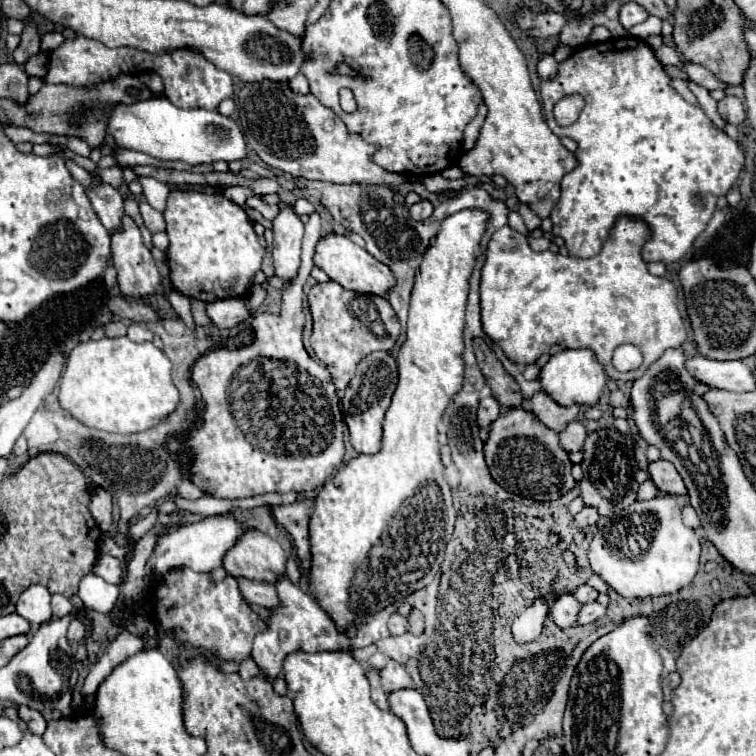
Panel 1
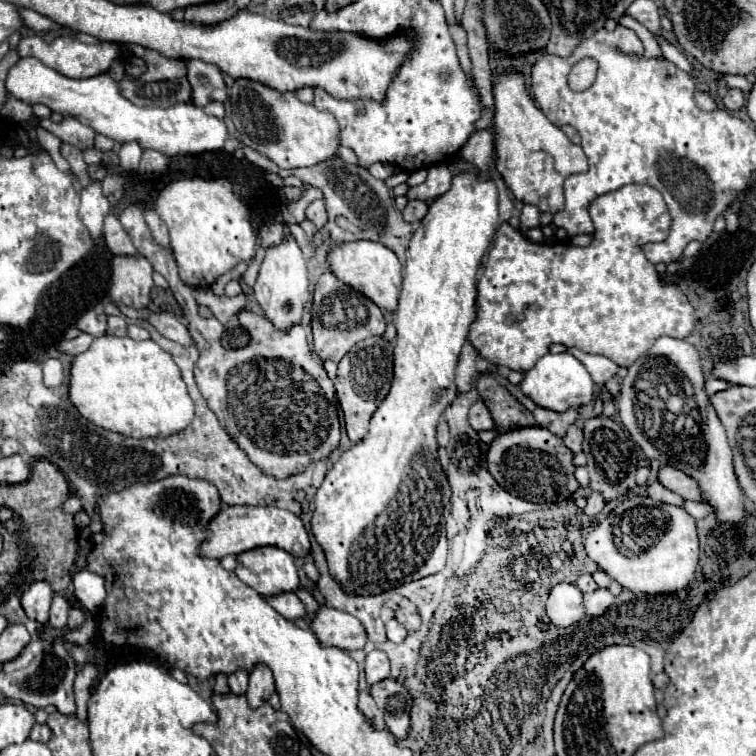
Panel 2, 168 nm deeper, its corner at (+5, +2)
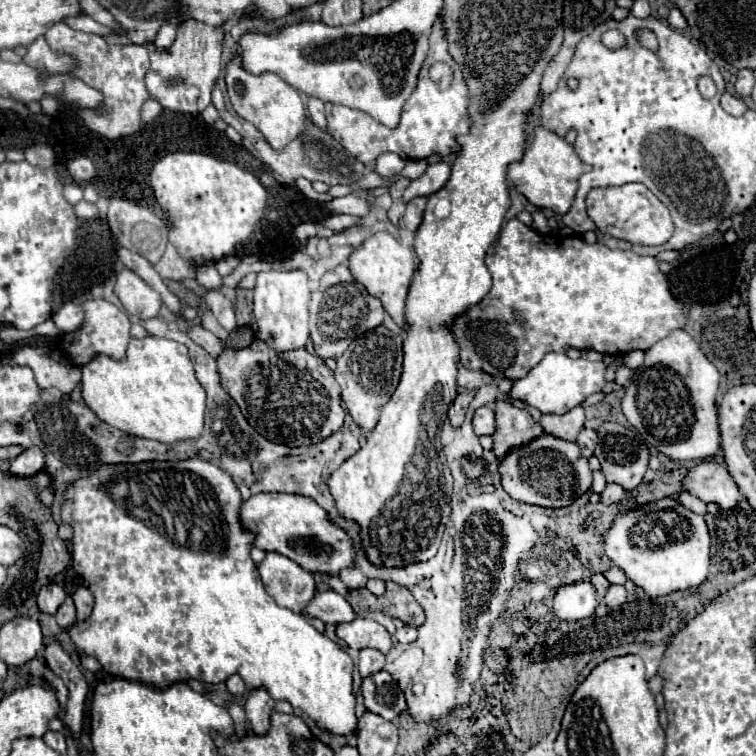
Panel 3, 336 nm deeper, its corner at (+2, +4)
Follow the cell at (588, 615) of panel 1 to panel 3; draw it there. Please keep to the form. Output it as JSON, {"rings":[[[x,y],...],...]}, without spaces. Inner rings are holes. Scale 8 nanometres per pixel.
{"rings":[[[610,585],[610,589],[602,595],[602,597],[598,597],[598,601],[602,603],[602,605],[608,605],[608,607],[620,607],[624,601],[626,601],[626,589],[622,587],[622,585]]]}

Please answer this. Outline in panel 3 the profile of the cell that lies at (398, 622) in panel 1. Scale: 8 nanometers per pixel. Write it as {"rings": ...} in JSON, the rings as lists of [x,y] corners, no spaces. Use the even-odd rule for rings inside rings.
{"rings":[[[400,625],[398,629],[396,629],[396,635],[394,635],[400,643],[412,643],[412,641],[416,641],[416,629],[414,627],[410,627],[410,625]]]}

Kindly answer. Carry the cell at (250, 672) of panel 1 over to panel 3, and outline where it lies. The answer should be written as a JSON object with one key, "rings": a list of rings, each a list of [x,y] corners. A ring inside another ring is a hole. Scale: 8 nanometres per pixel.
{"rings":[[[232,675],[228,681],[226,681],[226,687],[228,691],[234,695],[234,697],[242,697],[246,693],[246,685],[244,681],[238,677],[238,675]]]}

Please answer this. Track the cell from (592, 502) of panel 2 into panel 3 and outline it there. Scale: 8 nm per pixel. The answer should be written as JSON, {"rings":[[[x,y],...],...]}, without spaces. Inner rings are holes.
{"rings":[[[606,485],[606,489],[600,493],[600,501],[604,505],[610,505],[610,503],[618,503],[624,495],[626,491],[620,485]]]}

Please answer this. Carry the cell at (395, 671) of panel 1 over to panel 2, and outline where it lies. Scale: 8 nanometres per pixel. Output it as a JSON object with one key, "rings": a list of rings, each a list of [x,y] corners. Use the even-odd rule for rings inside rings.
{"rings":[[[373,649],[373,651],[367,653],[367,659],[365,659],[365,677],[367,677],[369,685],[389,677],[389,659],[379,649]]]}

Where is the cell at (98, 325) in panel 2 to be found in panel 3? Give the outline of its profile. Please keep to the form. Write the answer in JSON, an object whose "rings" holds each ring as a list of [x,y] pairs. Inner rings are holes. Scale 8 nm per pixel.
{"rings":[[[66,303],[62,305],[62,309],[52,317],[52,321],[56,323],[58,329],[62,329],[64,333],[72,333],[78,331],[84,323],[84,309],[80,305],[74,303]]]}

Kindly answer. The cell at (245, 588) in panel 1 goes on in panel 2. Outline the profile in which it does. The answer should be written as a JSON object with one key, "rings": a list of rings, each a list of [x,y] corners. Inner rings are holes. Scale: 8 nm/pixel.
{"rings":[[[281,593],[275,597],[267,597],[267,603],[273,605],[273,609],[277,609],[287,619],[301,619],[307,613],[305,605],[295,593]]]}

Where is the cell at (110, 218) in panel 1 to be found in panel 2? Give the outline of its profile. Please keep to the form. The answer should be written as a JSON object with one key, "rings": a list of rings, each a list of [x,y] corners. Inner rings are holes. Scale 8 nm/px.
{"rings":[[[109,213],[105,217],[103,235],[105,235],[105,243],[107,243],[107,247],[113,255],[127,255],[127,257],[137,257],[139,255],[137,249],[133,247],[133,243],[129,241],[127,233],[121,229],[121,223],[117,221],[115,213]]]}

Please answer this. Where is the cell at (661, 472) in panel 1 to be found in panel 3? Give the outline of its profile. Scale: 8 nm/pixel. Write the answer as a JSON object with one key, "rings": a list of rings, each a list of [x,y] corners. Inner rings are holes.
{"rings":[[[698,463],[688,469],[684,489],[704,503],[716,503],[720,509],[732,509],[740,501],[740,491],[726,467],[720,463]]]}

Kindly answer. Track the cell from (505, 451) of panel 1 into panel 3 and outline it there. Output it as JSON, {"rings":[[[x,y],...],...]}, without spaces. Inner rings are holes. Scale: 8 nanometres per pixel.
{"rings":[[[540,435],[526,445],[514,447],[498,465],[504,491],[516,499],[540,507],[566,507],[592,485],[592,471],[588,459],[580,453],[576,443],[564,441],[554,435]]]}

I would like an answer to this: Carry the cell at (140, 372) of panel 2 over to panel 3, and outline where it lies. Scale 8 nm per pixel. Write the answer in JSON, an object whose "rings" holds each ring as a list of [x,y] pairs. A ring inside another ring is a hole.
{"rings":[[[164,337],[130,339],[126,359],[122,361],[108,355],[92,357],[82,365],[82,399],[110,427],[160,443],[194,439],[204,427],[206,393],[194,377],[188,349]]]}

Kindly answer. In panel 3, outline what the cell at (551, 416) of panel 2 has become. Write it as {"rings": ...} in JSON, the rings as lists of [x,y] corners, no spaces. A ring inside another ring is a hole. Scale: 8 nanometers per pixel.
{"rings":[[[578,405],[564,415],[542,415],[540,425],[544,427],[544,433],[566,441],[576,441],[576,435],[584,425],[584,409]]]}

